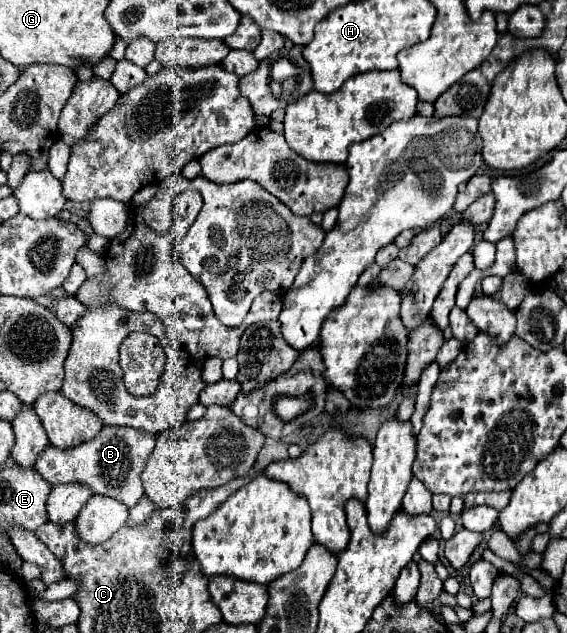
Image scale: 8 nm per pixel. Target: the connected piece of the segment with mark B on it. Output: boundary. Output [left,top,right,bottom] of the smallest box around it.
[35,426,155,506]

